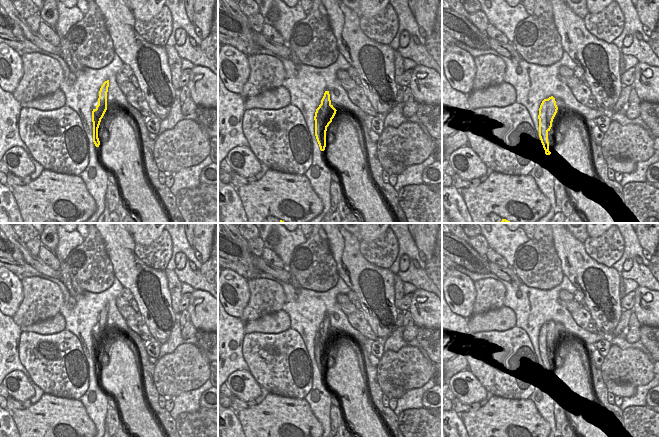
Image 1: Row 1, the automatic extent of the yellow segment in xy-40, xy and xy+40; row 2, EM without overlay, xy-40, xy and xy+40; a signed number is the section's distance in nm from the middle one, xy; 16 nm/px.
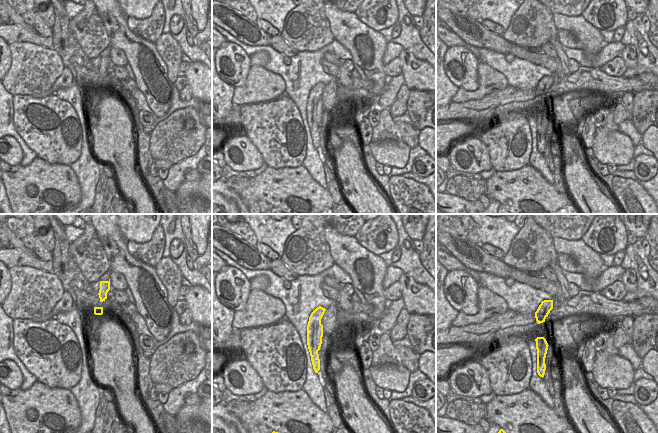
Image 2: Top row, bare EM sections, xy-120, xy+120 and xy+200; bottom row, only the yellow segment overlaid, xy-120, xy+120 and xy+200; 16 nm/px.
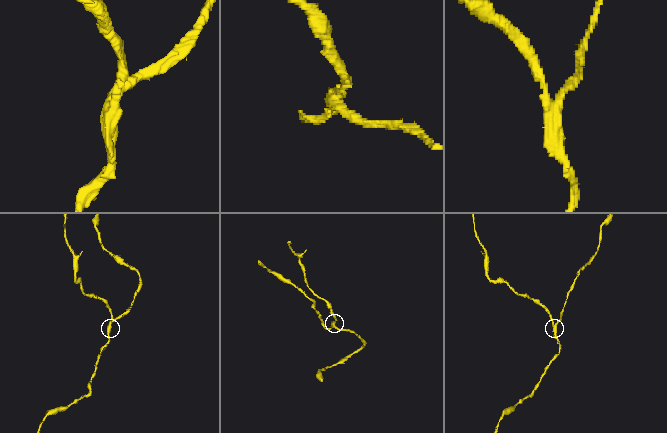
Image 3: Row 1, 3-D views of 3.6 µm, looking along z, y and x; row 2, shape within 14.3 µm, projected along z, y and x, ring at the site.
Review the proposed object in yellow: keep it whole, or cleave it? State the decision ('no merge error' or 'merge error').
merge error

